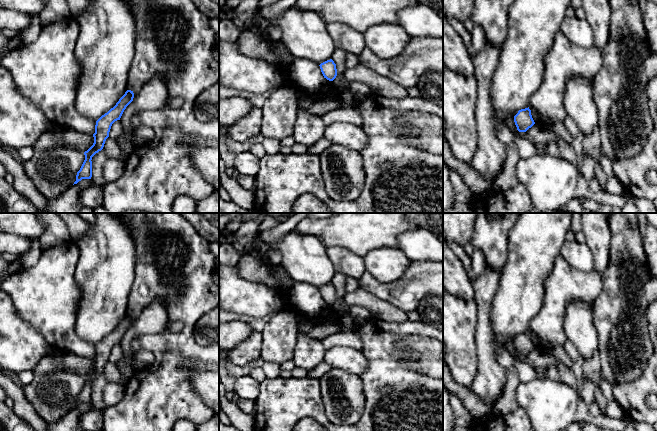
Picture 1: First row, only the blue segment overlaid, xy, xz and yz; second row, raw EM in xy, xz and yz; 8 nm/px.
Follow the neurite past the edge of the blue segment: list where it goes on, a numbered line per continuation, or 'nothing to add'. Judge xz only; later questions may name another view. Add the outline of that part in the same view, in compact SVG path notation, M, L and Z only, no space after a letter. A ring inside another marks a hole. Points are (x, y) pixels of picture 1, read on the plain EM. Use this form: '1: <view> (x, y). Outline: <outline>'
nothing to add

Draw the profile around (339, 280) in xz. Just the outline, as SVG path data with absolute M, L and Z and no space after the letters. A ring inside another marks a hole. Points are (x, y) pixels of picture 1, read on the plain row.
M336 272L332 284L336 288L337 300L331 305L331 308L337 317L342 317L343 313L341 311L341 304L344 302L344 296L347 293L345 289L347 276L345 274Z

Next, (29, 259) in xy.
M31 239L29 241L31 245L29 251L26 252L22 257L20 257L20 262L23 265L23 267L35 266L43 251L39 239Z

